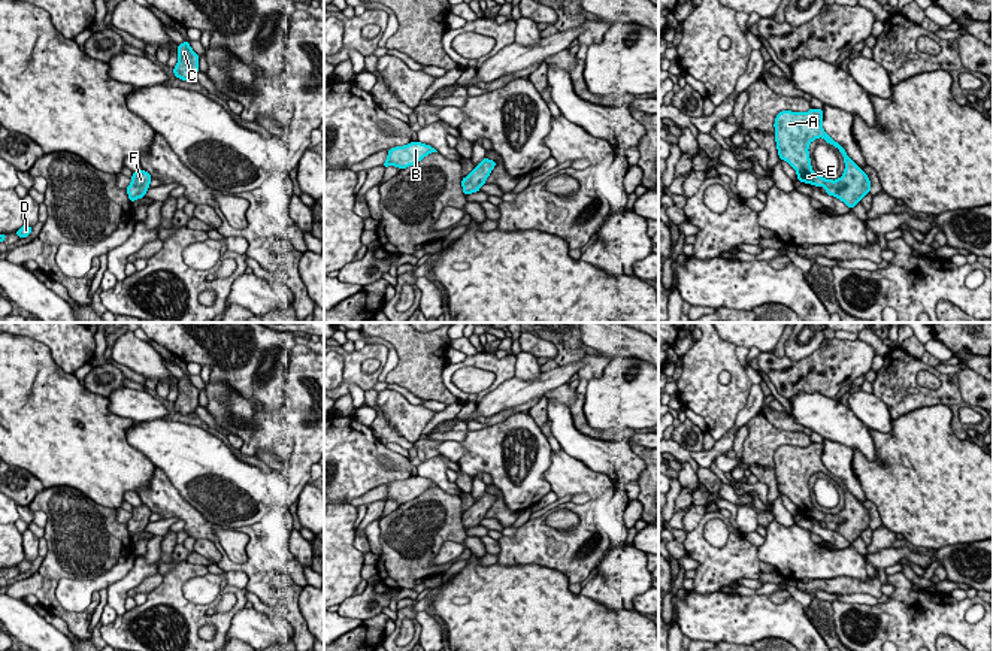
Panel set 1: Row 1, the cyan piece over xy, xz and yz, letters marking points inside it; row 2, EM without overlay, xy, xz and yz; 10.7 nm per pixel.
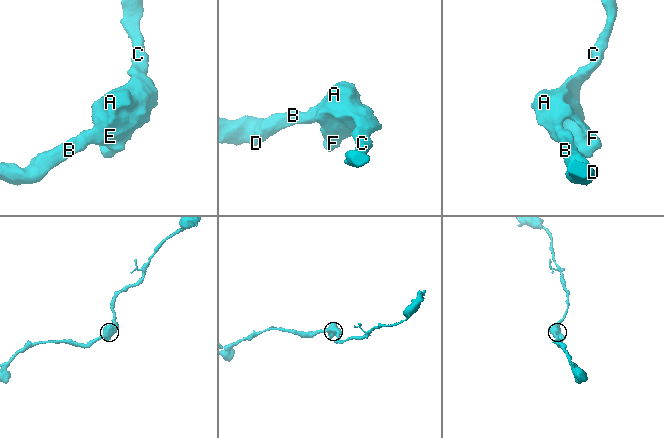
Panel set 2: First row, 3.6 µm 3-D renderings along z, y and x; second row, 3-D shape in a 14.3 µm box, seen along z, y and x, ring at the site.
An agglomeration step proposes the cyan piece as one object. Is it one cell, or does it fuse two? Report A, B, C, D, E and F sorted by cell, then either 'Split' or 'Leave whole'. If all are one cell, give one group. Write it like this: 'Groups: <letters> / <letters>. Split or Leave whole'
Groups: A B C D E F. Leave whole

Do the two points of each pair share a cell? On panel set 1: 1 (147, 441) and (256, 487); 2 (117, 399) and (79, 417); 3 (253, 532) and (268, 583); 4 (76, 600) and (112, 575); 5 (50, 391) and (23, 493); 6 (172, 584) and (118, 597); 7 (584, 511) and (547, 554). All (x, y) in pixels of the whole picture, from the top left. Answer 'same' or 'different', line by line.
1: same
2: different
3: same
4: same
5: different
6: different
7: same

